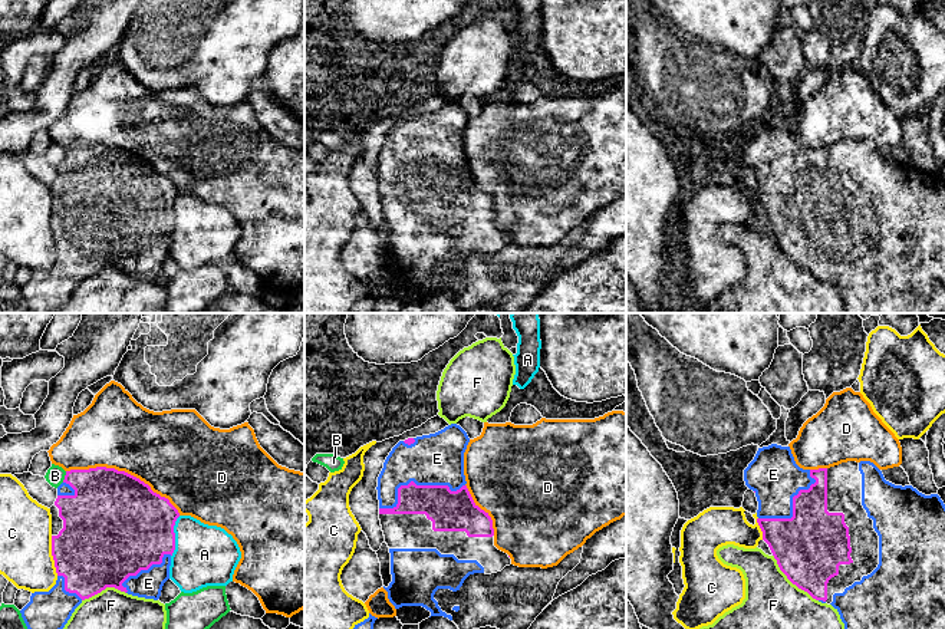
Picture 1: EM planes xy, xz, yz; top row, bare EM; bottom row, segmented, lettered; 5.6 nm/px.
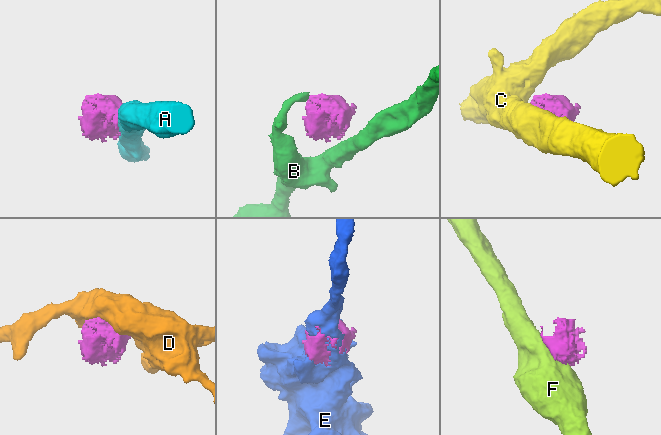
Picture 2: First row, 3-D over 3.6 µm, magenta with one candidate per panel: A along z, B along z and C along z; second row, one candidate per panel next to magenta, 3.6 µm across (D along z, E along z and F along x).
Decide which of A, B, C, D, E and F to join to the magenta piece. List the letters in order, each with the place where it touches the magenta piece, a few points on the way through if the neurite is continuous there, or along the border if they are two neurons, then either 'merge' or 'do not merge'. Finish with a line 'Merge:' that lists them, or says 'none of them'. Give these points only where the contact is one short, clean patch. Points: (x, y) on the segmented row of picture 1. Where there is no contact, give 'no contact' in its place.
A: contact xy (174, 536); do not merge
B: contact xy (65, 477); border xy (66, 471), (62, 481); do not merge
C: contact xy (52, 555); do not merge
D: contact xy (124, 471); do not merge
E: contact xz (415, 484); merge
F: contact yz (792, 582); do not merge
Merge: E

